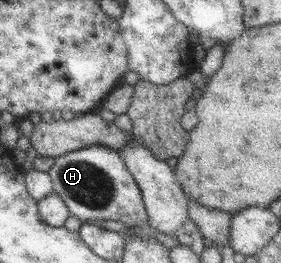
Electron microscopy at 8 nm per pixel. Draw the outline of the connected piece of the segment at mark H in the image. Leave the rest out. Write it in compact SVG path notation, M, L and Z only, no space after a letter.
M93 145L66 152L54 158L54 163L46 173L50 176L52 191L62 198L70 217L75 217L81 222L119 221L127 224L128 228L145 226L147 213L140 188L117 151Z

